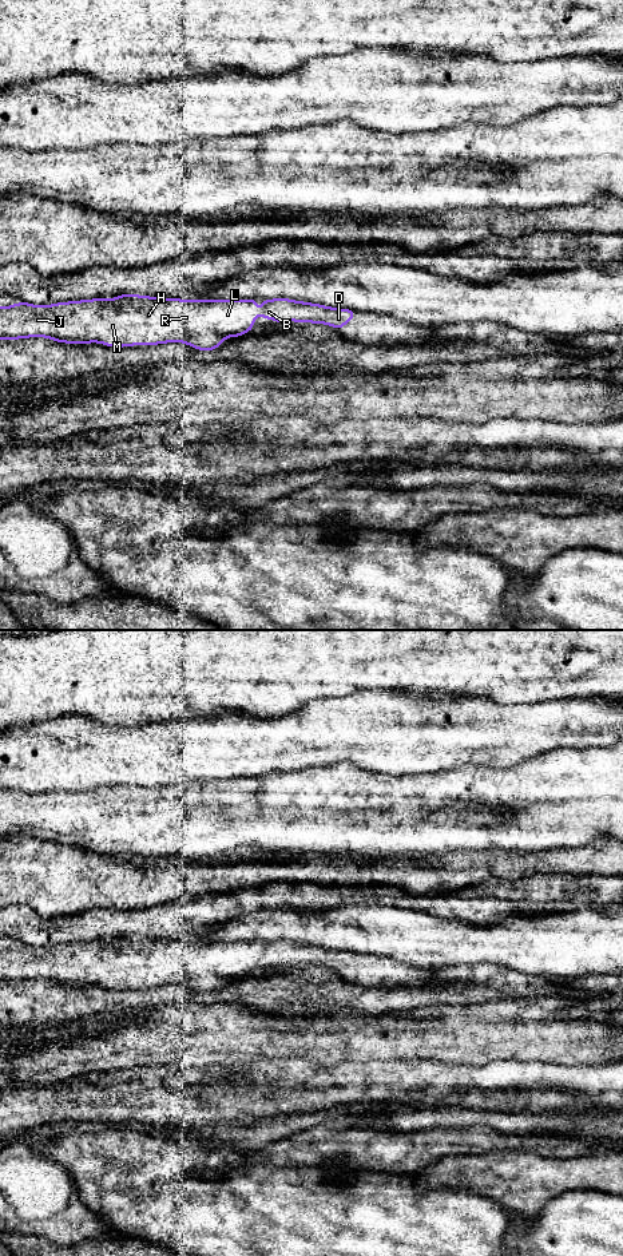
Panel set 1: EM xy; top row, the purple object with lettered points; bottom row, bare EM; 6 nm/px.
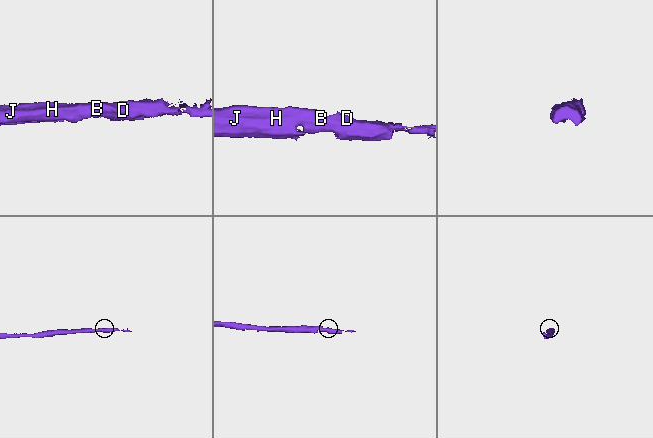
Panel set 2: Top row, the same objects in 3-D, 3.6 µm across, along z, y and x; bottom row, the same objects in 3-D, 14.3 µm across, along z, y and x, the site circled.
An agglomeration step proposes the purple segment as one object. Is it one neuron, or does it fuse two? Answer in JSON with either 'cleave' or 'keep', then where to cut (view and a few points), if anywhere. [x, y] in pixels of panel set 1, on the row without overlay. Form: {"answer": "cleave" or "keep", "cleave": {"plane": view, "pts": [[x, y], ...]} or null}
{"answer": "keep", "cleave": null}

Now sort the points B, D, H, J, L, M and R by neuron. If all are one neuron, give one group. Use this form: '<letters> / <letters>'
B D H J L M R

